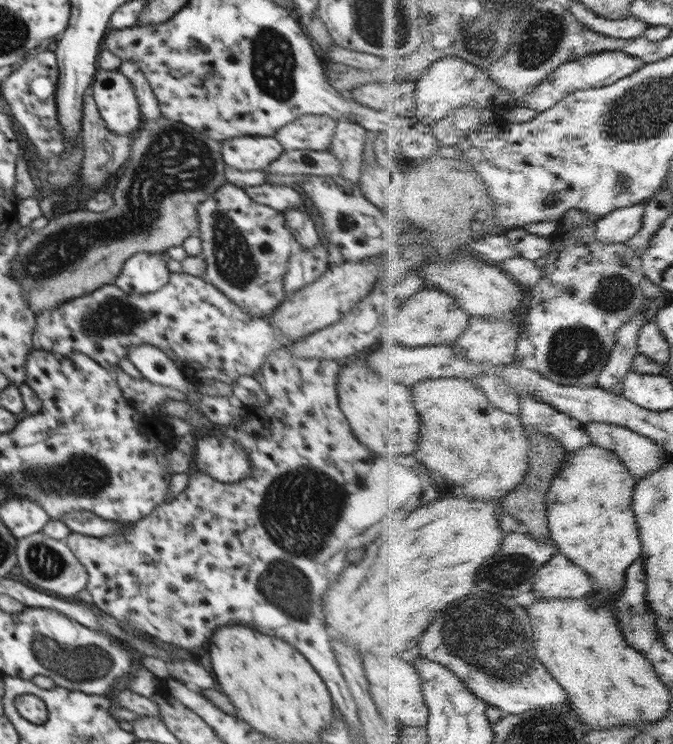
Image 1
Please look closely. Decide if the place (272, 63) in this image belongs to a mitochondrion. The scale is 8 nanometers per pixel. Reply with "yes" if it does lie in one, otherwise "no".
yes

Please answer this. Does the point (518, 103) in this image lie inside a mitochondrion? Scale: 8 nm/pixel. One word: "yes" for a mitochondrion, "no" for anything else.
no

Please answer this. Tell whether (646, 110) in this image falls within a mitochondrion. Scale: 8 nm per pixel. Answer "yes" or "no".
yes

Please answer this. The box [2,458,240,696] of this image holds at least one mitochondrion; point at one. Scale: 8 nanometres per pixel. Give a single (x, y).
(89, 663)

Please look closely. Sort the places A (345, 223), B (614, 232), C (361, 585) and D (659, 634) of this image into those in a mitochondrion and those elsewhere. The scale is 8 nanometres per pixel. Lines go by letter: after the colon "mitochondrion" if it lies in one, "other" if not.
A: other
B: other
C: other
D: other

